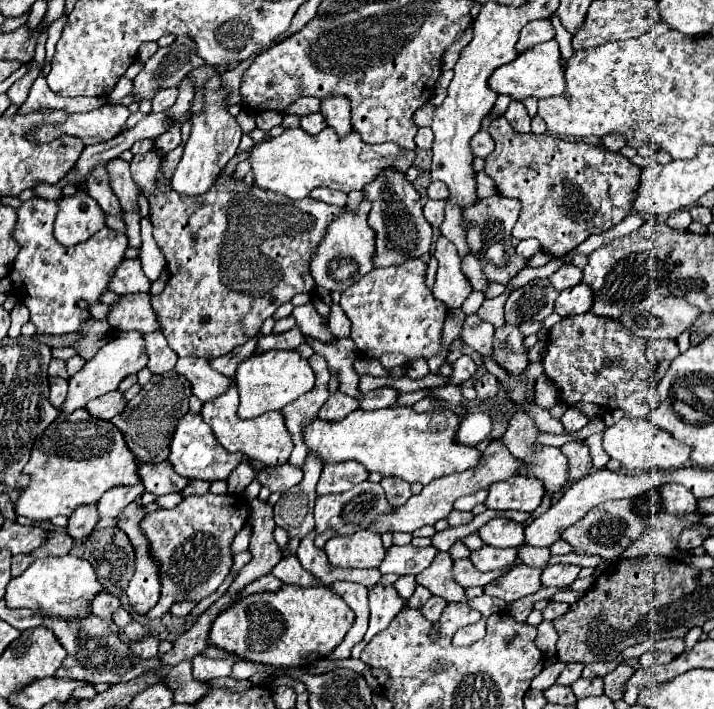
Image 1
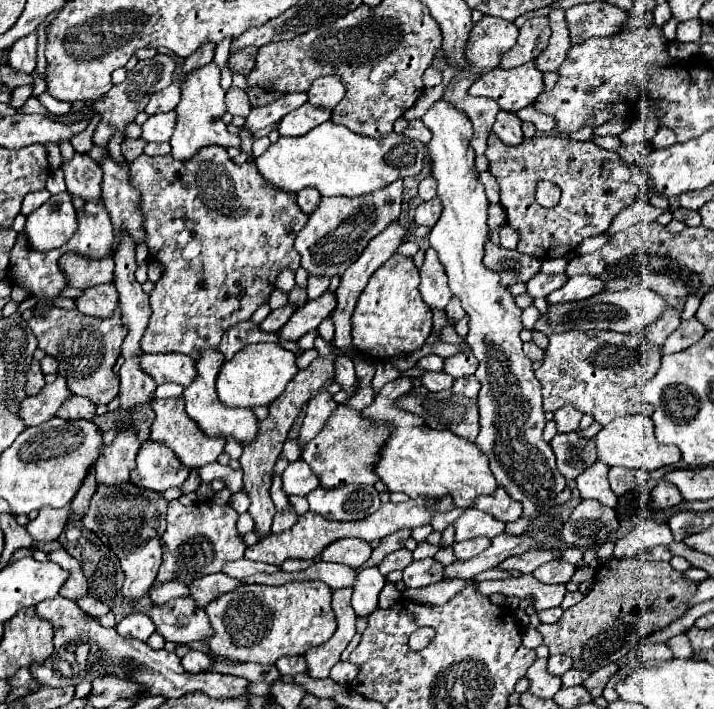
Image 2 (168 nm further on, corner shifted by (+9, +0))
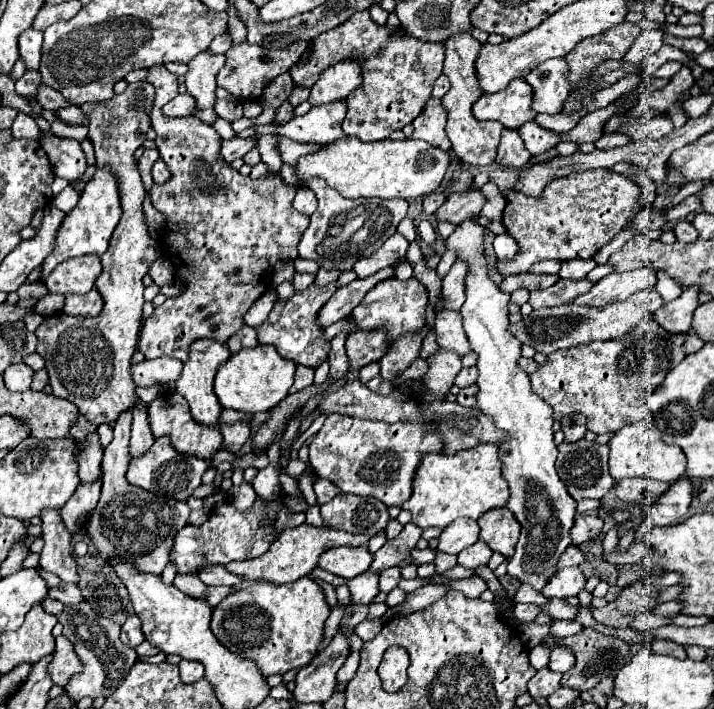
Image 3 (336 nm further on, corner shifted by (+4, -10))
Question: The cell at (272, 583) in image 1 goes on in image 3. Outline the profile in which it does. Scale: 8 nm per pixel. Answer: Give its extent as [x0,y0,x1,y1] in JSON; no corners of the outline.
[173,576,207,600]

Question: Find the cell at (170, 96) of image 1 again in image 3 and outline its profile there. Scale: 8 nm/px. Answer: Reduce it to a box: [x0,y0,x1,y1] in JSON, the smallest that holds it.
[163,94,195,118]

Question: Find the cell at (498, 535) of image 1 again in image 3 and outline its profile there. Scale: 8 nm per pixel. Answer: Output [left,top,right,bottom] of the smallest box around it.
[437,518,479,554]

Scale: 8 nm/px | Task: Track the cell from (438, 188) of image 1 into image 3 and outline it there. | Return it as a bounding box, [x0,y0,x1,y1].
[423,192,445,216]

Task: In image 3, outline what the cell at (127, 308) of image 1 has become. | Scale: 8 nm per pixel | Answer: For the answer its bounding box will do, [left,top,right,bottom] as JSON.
[63,290,103,318]

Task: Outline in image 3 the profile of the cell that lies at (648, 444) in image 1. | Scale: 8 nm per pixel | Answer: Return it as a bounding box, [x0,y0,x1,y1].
[609,416,685,484]

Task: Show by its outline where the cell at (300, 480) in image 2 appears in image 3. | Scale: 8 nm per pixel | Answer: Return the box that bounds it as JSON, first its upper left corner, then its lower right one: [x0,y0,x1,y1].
[313,478,339,504]

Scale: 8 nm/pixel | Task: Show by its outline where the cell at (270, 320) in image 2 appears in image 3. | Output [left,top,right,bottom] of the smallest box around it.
[257,284,335,368]

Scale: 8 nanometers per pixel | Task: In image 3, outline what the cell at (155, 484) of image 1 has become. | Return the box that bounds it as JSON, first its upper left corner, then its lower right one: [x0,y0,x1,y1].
[127,438,207,500]

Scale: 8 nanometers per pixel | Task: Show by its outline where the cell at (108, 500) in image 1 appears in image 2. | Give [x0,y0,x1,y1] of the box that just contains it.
[96,432,140,484]

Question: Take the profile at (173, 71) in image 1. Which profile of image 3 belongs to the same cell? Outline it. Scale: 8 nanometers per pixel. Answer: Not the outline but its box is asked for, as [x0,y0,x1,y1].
[35,82,159,426]

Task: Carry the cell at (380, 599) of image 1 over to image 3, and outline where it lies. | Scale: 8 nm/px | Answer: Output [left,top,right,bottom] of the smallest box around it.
[347,572,379,606]

